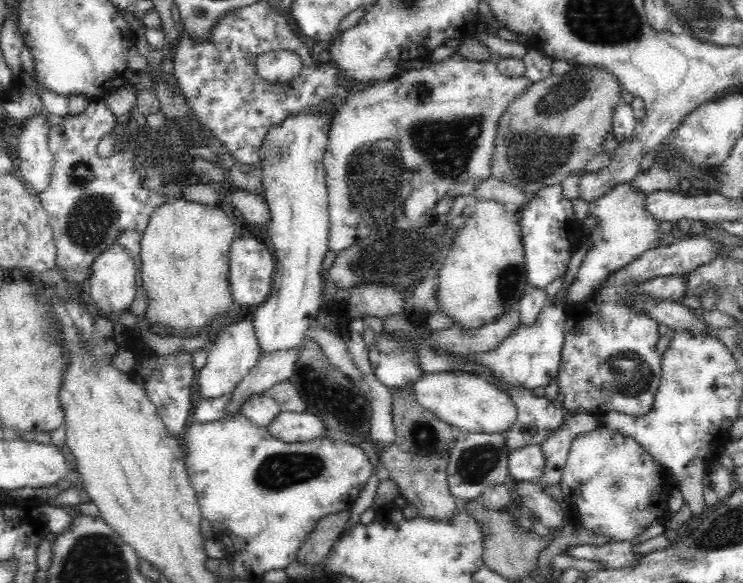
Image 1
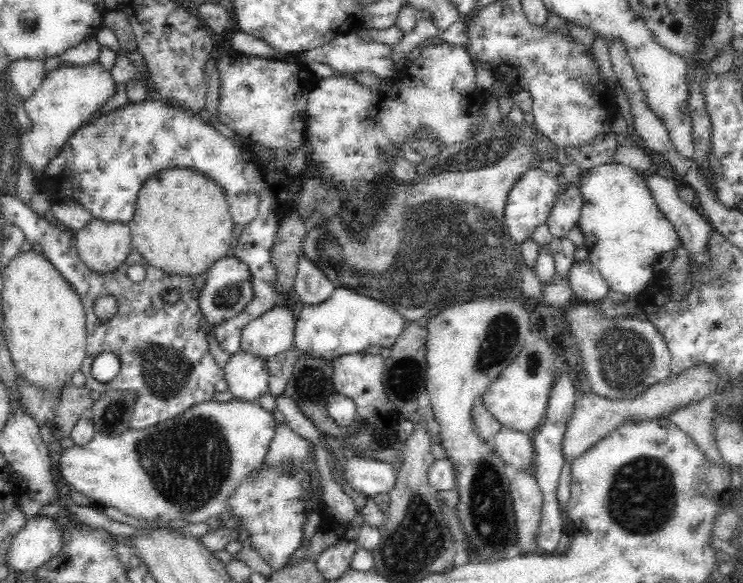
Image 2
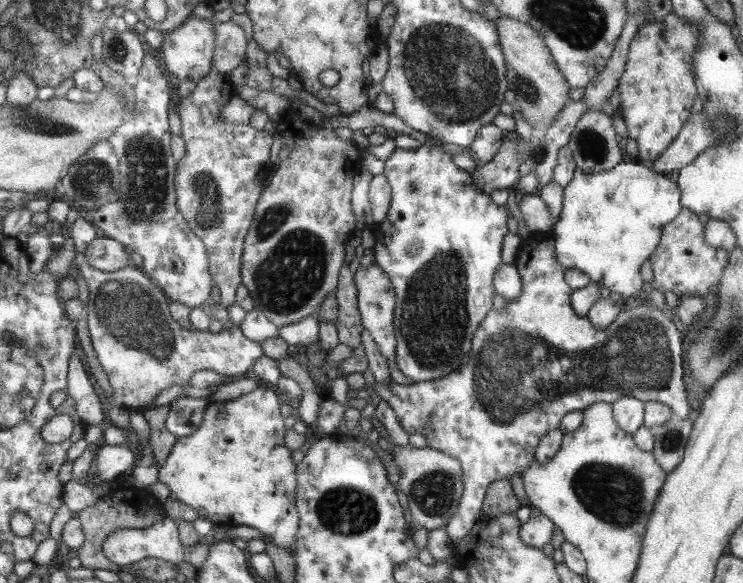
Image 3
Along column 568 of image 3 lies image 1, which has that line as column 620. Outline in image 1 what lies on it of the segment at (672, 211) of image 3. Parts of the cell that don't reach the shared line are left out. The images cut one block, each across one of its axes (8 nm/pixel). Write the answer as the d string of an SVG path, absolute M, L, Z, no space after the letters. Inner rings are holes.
M619 183L594 202L588 203L588 215L596 219L596 226L582 237L590 242L590 246L576 278L567 289L566 302L569 305L584 300L592 293L594 286L598 286L616 270L638 260L644 252L661 246L660 220L656 220L645 209L648 195L636 191L631 183Z

